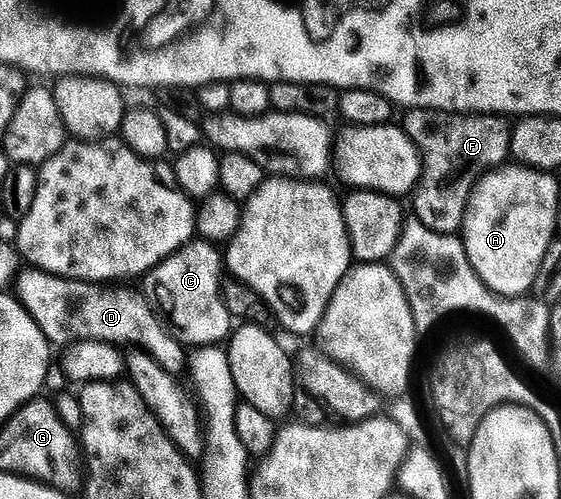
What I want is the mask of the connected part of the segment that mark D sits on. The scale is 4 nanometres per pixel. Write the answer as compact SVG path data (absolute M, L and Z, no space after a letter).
M27 269L22 272L18 287L17 298L19 302L31 314L33 321L37 321L37 325L44 337L47 338L47 342L56 348L64 347L67 349L77 343L109 343L112 345L132 343L132 348L146 352L160 367L164 367L169 372L179 373L182 367L184 370L188 366L189 355L184 344L180 343L174 334L168 330L164 320L157 314L156 308L147 300L142 290L126 291L123 288L126 286L123 285L78 283L75 279L63 279L60 275L48 275L45 271L34 269Z

